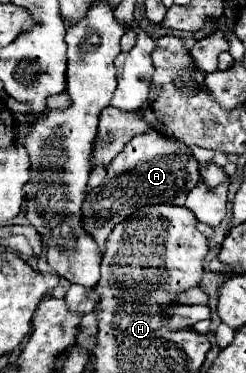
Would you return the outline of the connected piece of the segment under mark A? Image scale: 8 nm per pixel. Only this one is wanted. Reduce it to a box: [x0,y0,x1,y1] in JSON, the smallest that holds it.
[83,129,199,255]

